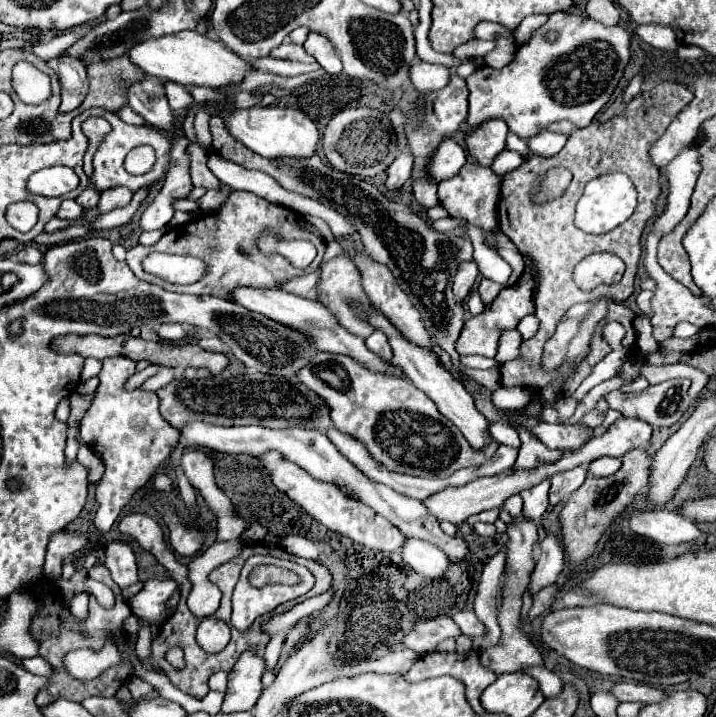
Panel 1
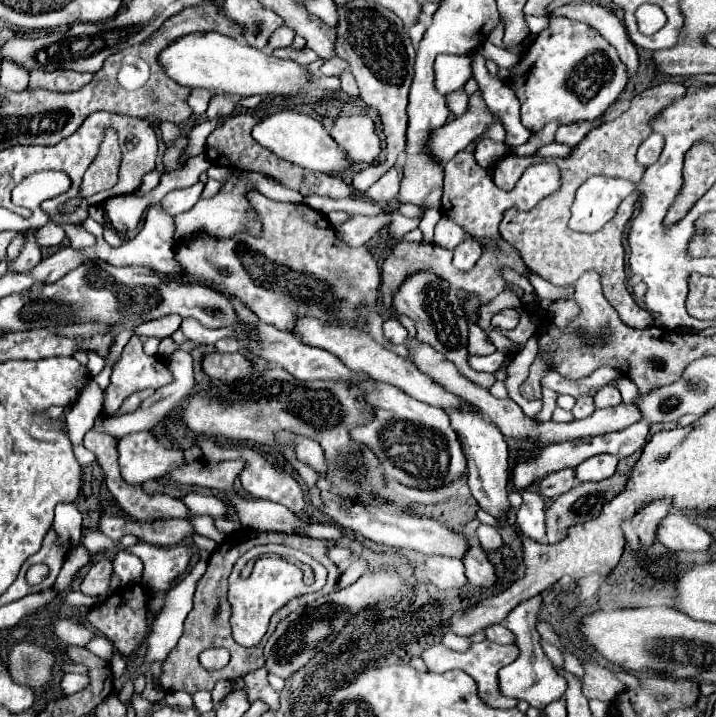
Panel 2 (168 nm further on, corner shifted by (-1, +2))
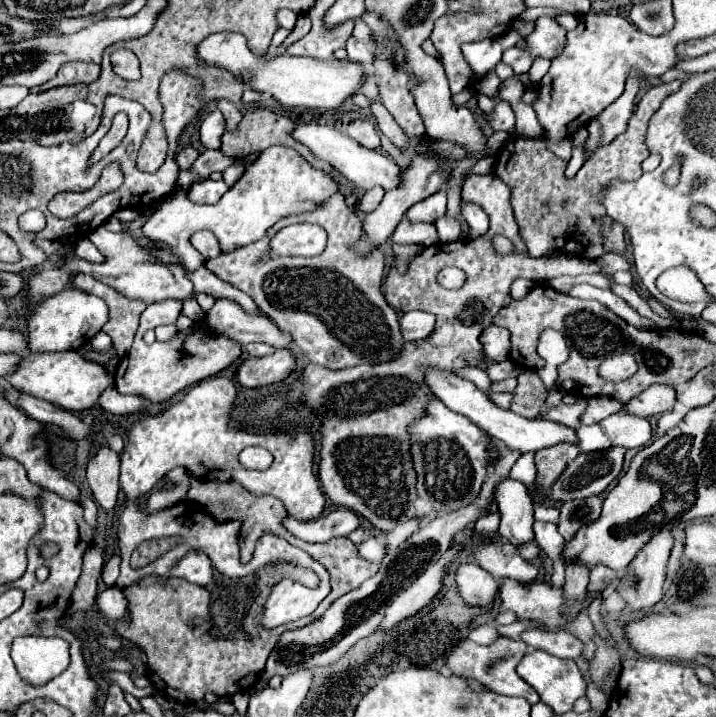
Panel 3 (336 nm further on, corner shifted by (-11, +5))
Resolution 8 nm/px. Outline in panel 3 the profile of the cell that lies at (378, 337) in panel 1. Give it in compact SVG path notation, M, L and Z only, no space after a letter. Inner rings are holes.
M409 311L401 319L401 333L405 341L419 341L423 337L429 337L429 333L435 327L435 315L427 311Z

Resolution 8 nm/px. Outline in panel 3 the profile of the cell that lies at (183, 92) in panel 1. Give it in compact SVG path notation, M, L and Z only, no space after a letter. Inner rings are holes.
M219 99L217 101L217 107L219 107L219 111L223 113L223 117L227 121L227 131L235 131L237 125L239 125L239 121L241 121L241 117L243 117L241 111L233 103L229 103L225 99Z

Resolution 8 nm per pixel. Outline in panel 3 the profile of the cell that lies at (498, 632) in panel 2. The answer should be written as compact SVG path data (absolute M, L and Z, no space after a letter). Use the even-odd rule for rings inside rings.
M529 629L521 633L521 639L527 645L543 649L559 659L577 659L583 653L583 645L579 645L579 641L575 641L575 637L571 637L571 633L563 629L555 629L549 633L543 629Z

